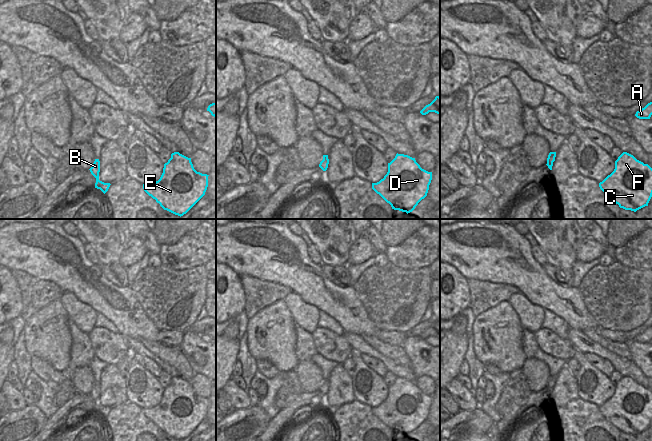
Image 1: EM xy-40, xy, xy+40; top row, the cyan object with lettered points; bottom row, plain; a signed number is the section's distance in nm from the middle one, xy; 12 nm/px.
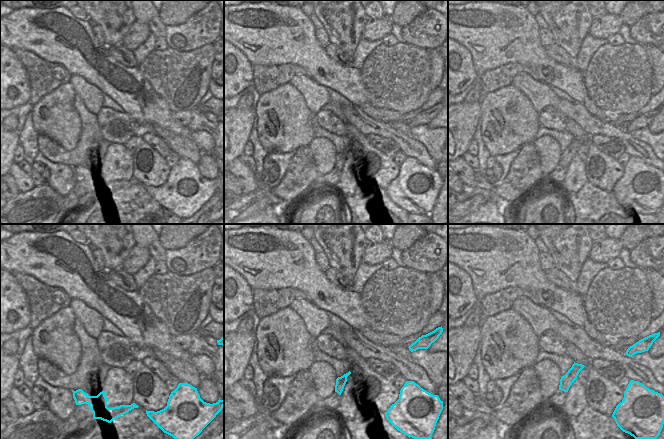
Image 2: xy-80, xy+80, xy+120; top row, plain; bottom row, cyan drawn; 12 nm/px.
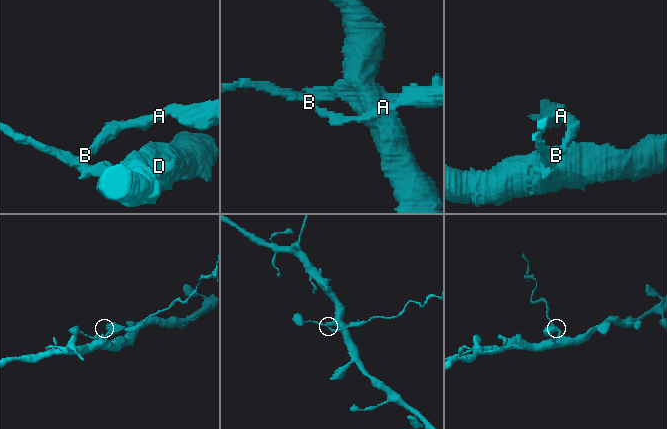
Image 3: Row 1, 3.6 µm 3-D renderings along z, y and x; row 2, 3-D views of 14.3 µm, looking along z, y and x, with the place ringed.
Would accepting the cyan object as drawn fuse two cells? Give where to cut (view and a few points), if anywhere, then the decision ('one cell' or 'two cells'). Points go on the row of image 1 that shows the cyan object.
xy+40 (547, 158), (552, 164) | two cells

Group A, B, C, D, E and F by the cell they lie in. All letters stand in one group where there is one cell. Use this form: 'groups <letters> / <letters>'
groups A / B C D E F

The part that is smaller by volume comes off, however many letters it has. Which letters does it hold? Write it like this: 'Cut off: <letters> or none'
Cut off: A.

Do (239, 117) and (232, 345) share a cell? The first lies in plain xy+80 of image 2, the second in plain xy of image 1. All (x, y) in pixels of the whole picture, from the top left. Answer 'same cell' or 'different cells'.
same cell

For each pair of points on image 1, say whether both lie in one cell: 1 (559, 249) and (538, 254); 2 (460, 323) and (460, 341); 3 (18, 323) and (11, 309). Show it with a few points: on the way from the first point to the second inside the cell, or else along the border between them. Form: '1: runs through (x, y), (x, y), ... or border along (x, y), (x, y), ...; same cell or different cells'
1: border along (538, 244), (547, 262); different cells
2: border along (450, 330), (456, 333), (465, 333); different cells
3: border along (20, 314), (10, 321); different cells

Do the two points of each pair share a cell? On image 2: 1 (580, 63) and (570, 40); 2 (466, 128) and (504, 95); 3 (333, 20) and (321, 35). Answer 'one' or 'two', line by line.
1: two
2: two
3: two

